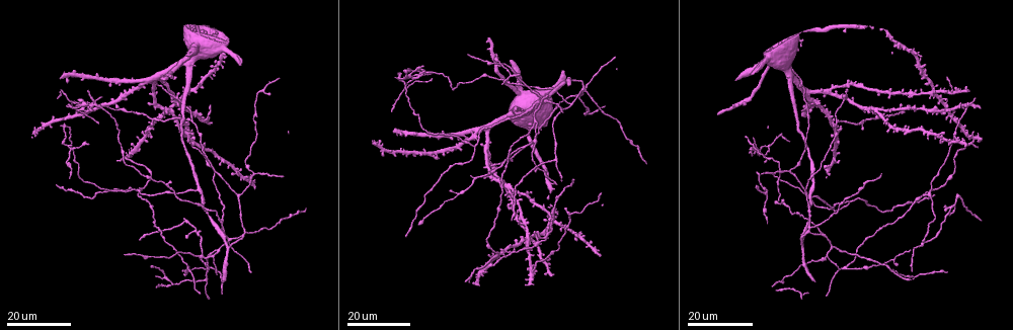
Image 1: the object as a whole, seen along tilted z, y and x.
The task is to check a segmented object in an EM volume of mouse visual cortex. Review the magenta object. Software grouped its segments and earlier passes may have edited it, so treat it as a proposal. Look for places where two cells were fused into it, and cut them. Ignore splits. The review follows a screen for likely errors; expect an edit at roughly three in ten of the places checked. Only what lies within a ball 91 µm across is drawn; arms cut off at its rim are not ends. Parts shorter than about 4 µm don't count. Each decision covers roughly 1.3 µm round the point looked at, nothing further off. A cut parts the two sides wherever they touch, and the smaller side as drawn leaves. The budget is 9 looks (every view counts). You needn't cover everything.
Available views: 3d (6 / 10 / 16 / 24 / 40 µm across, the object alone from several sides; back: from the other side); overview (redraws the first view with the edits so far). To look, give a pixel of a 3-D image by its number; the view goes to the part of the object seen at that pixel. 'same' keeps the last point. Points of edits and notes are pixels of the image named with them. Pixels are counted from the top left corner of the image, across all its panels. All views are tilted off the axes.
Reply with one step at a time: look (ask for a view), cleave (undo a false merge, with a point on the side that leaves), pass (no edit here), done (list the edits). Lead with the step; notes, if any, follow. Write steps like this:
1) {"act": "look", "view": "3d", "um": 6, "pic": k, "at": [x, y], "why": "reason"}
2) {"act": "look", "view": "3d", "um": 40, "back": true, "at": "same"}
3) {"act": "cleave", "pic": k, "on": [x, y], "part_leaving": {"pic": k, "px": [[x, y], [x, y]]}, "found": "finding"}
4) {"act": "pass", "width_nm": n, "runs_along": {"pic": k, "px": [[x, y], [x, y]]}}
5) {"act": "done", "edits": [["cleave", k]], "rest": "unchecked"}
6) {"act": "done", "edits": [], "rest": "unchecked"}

{"act": "look", "view": "3d", "um": 24, "pic": 1, "at": [239, 194], "why": "three-way junction"}

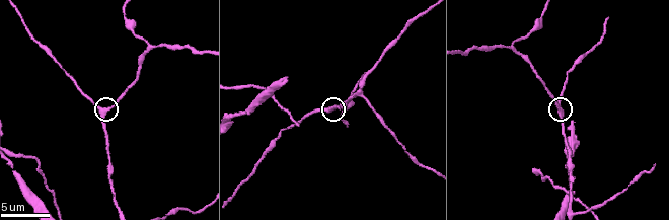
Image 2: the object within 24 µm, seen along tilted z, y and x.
{"act": "look", "view": "3d", "um": 10, "pic": 2, "at": [561, 109], "why": "closer look"}

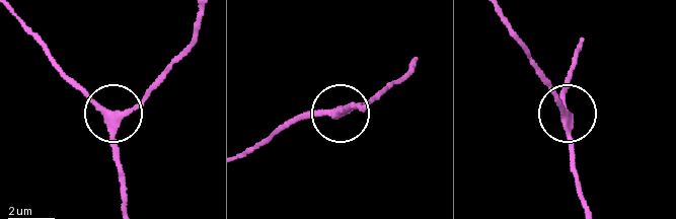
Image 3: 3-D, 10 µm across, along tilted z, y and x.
{"act": "look", "view": "3d", "um": 10, "back": true, "pic": 3, "at": [114, 113]}

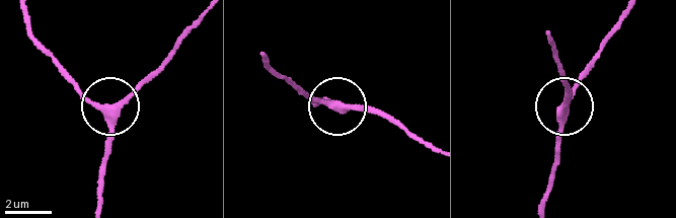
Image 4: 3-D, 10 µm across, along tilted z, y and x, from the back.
{"act": "pass", "width_nm": 290, "runs_along": {"pic": 4, "px": [[98, 199], [108, 111], [85, 97], [56, 65]]}, "found": "one cell here"}

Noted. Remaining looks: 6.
{"act": "look", "view": "3d", "um": 24, "pic": 1, "at": [145, 174], "why": "thick turns thin"}

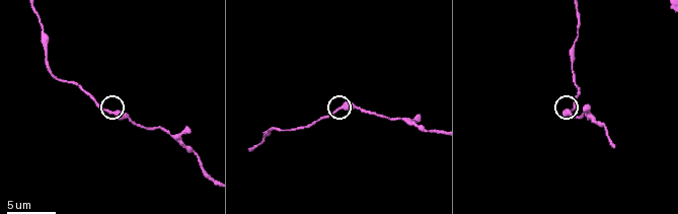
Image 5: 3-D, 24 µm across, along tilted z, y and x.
{"act": "look", "view": "3d", "um": 10, "pic": 5, "at": [336, 111]}

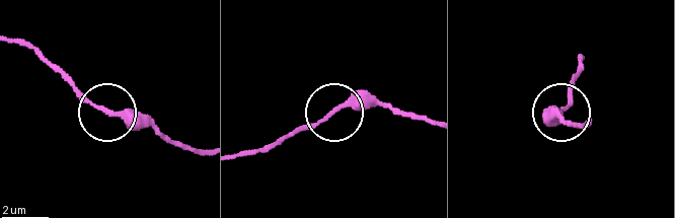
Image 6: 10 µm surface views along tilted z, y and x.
{"act": "look", "view": "3d", "um": 6, "pic": 6, "at": [337, 107], "why": "closer look"}

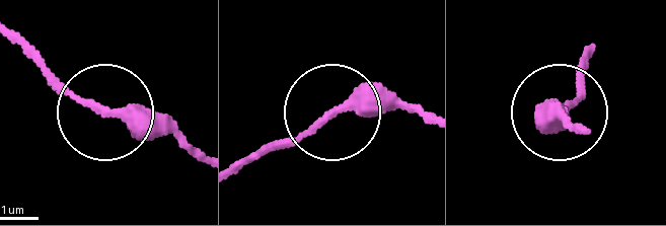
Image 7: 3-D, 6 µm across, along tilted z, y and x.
{"act": "pass", "runs_along": {"pic": 7, "px": [[197, 151], [168, 124], [100, 110], [34, 52]]}, "found": "all the same cell"}

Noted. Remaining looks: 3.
{"act": "look", "view": "3d", "um": 16, "pic": 1, "at": [951, 92], "why": "thin arm on a thick one"}

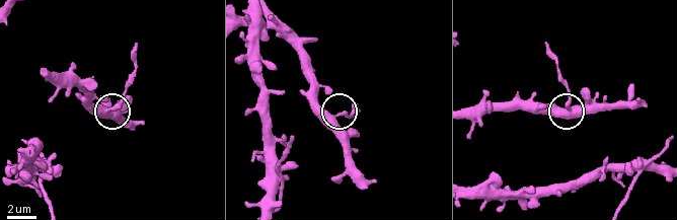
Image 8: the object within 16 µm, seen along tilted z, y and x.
{"act": "look", "view": "3d", "um": 6, "pic": 8, "at": [576, 112], "why": "closer look"}

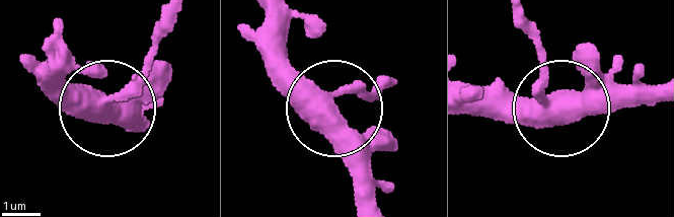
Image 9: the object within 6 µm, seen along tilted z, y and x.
{"act": "cleave", "pic": 9, "on": [150, 54], "side_arm_um": 6, "part_leaving": {"pic": 9, "px": [[111, 94], [138, 75], [165, 13]]}, "found": "a second cell is stuck on"}

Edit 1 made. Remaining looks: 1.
{"act": "done", "edits": [["cleave", 9]], "rest": "unchecked"}

